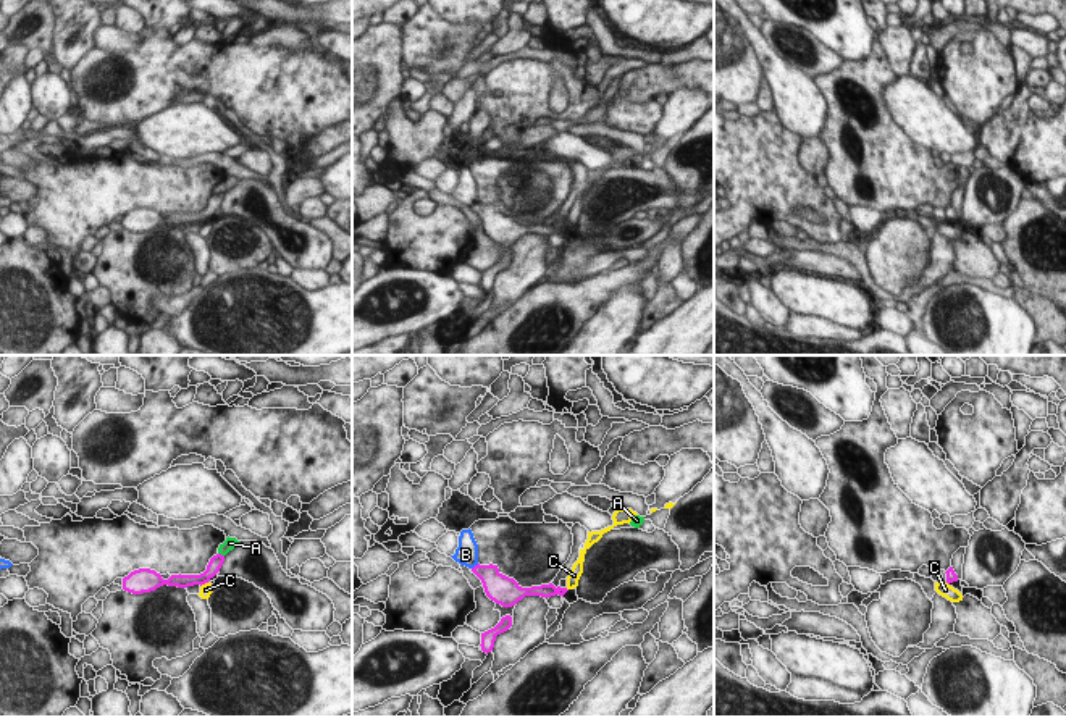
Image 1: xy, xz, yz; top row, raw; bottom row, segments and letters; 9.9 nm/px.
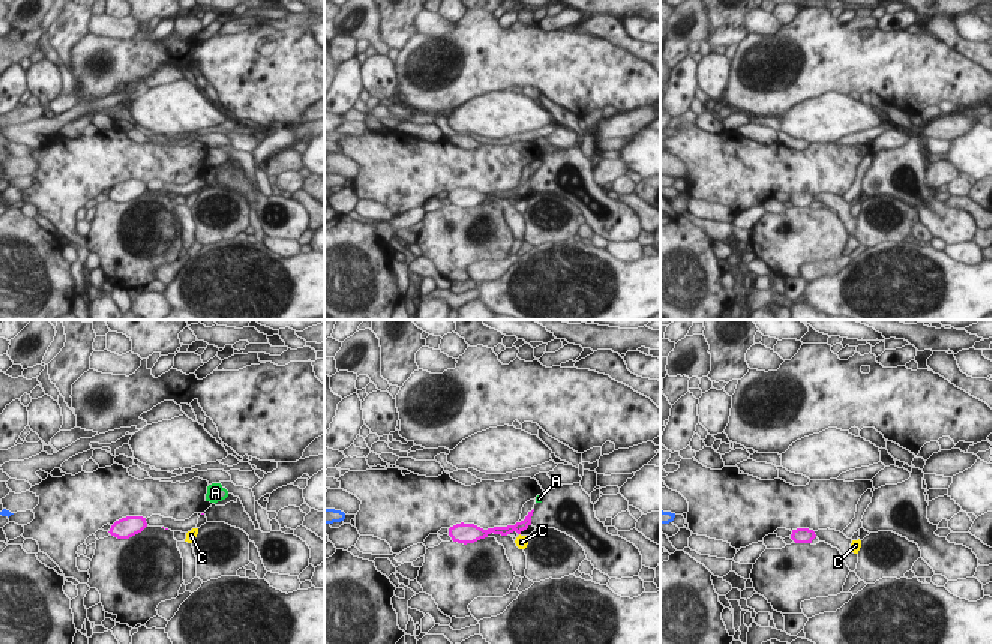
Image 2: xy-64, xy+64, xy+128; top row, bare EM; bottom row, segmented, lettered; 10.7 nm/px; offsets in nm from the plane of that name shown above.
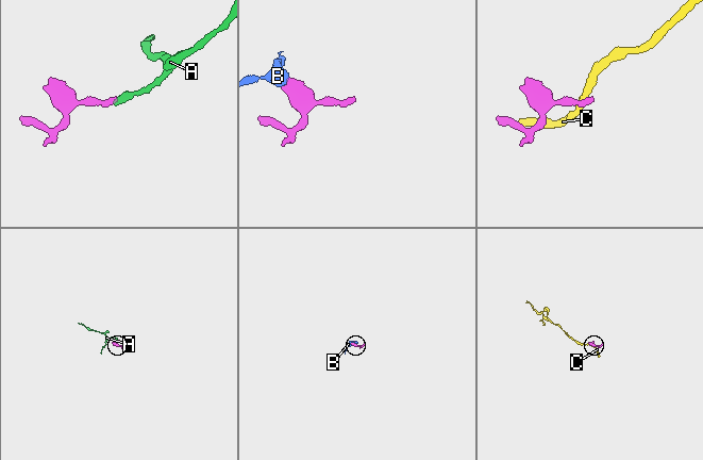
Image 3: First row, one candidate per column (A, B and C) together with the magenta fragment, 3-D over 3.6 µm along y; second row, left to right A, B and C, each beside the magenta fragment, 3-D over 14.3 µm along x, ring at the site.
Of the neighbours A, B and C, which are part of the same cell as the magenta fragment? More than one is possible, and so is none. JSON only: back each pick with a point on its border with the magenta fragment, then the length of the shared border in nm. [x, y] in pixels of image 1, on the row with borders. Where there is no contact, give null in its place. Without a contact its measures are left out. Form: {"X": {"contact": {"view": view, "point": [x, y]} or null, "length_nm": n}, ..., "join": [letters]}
{"A": {"contact": {"view": "xy", "point": [220, 554]}, "length_nm": 70}, "join": ["A"]}

